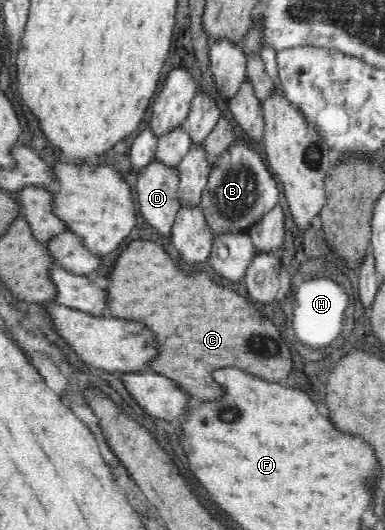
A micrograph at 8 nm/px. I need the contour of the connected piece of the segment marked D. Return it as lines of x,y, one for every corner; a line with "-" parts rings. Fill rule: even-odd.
155,159
148,167
140,173
136,173
136,209
140,211
140,217
147,225
156,229
156,233
170,237
180,204
178,203
178,170
177,168
166,167

